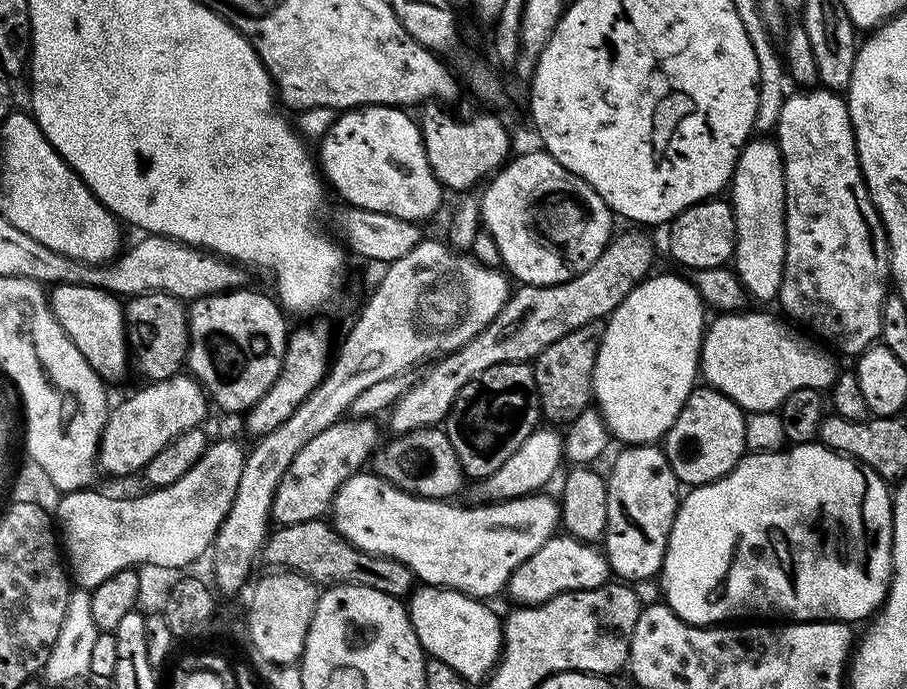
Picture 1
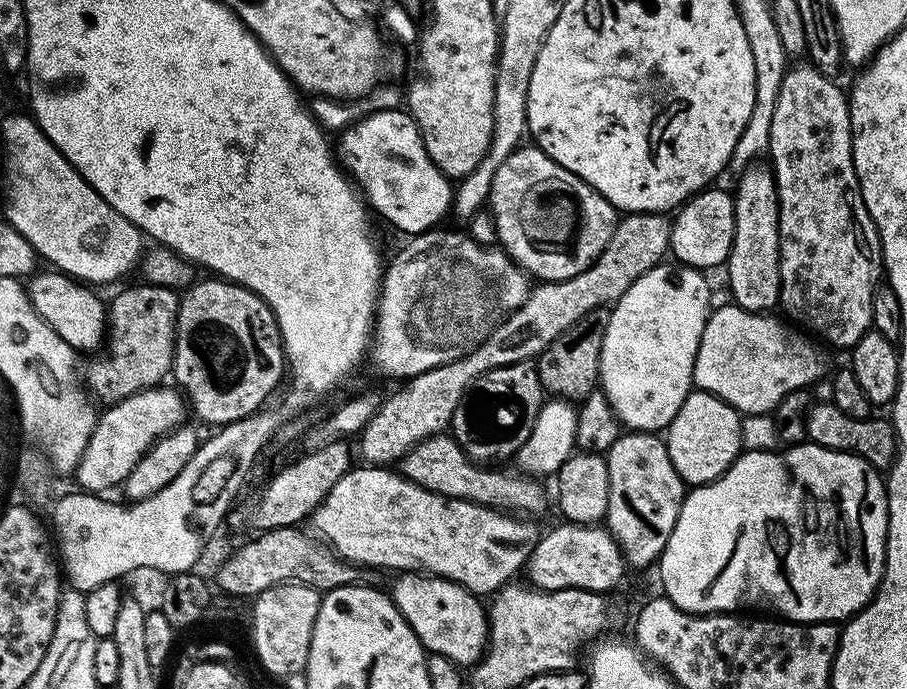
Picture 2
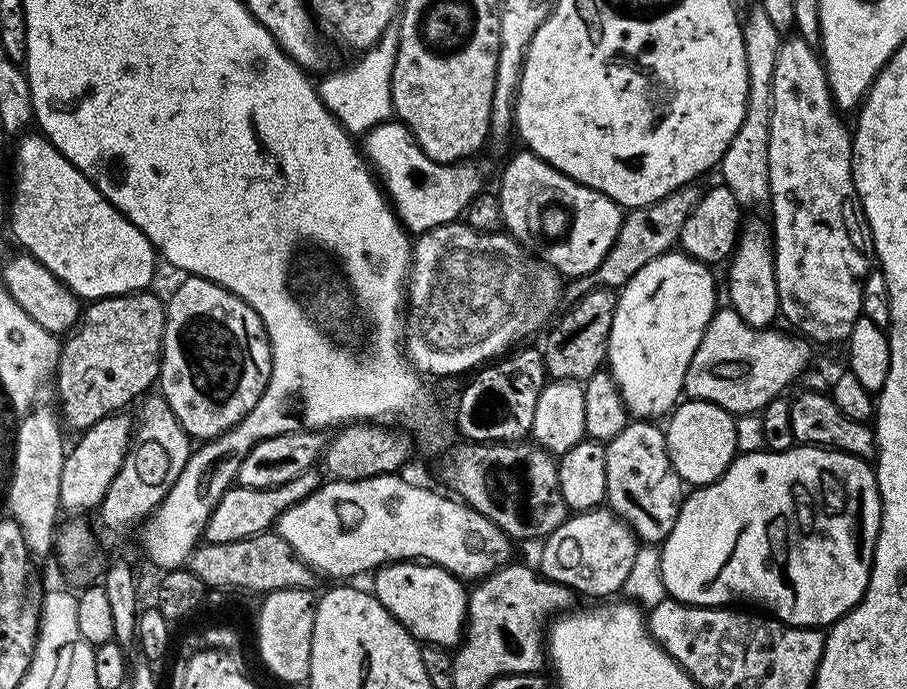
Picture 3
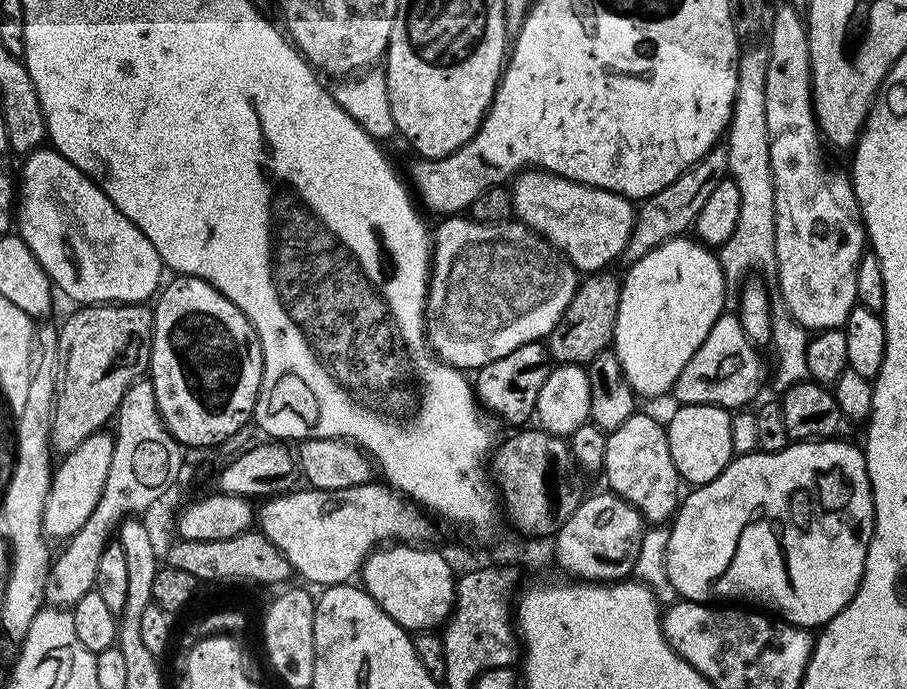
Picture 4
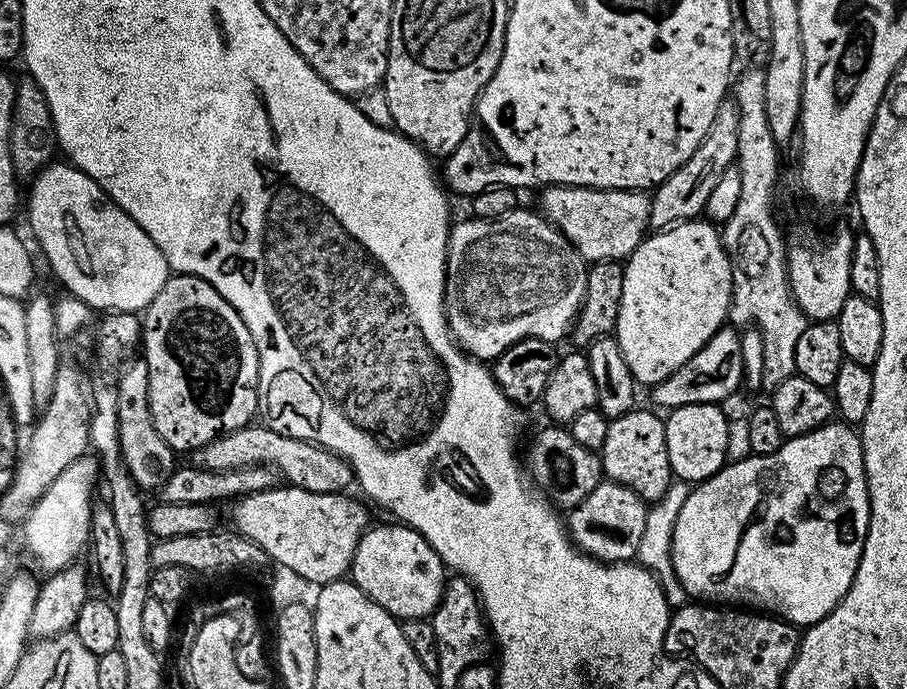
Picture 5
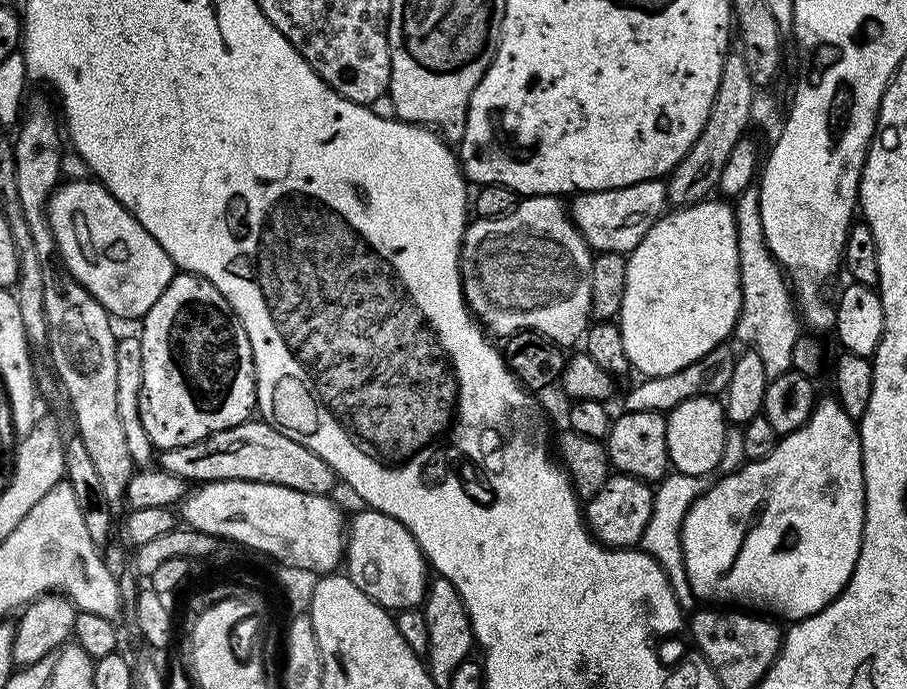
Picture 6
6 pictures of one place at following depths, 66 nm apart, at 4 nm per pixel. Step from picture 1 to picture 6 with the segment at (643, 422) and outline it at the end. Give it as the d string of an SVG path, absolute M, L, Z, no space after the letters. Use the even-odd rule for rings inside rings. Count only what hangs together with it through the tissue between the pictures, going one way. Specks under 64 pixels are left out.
M716 199L699 200L688 208L669 211L657 224L650 226L646 238L638 242L636 249L627 253L626 294L622 298L618 323L626 358L633 369L641 372L641 377L674 374L697 363L736 331L742 306L736 213L723 204L723 199Z

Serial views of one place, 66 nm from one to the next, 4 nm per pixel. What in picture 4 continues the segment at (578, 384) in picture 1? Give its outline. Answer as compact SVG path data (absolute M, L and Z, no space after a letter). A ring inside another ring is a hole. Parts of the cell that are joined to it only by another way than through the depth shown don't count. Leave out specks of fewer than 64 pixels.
M592 274L581 279L570 306L560 316L554 330L546 337L548 355L561 364L586 366L612 344L612 331L618 318L621 281L608 274Z

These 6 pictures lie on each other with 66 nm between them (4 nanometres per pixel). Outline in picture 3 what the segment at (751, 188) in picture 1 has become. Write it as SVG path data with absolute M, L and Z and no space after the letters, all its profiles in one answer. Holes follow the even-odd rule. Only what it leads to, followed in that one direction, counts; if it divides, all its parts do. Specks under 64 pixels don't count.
M767 223L752 224L741 231L736 251L730 257L728 268L728 300L738 318L752 328L768 328L780 311L776 285L776 254L774 241Z

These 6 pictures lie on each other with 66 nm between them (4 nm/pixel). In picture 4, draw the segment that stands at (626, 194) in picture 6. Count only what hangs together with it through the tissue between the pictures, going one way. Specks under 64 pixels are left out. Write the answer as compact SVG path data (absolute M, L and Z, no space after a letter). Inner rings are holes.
M525 170L511 181L510 208L516 211L515 219L528 228L548 236L555 251L576 267L577 273L596 274L615 256L623 255L626 242L636 221L633 201L617 196L605 188L579 184L553 172Z

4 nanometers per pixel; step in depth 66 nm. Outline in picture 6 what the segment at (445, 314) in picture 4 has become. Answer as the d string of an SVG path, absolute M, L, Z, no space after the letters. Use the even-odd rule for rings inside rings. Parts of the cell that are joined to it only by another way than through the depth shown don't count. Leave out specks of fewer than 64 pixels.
M561 197L521 199L505 216L476 218L465 228L464 241L460 243L464 303L493 337L540 332L555 344L579 345L593 319L590 298L593 255Z

